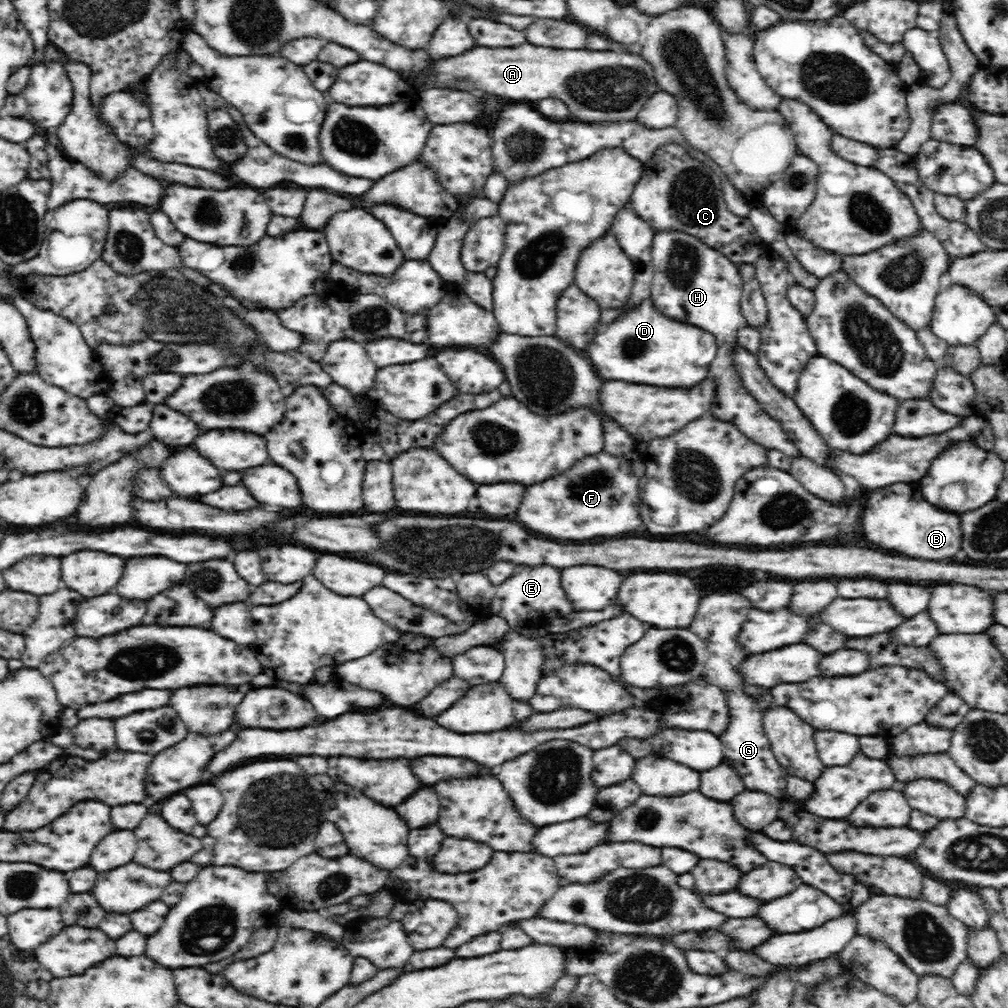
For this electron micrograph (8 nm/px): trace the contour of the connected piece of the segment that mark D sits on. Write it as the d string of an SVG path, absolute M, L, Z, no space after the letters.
M644 299L628 314L611 322L606 332L598 332L588 348L588 358L602 378L624 380L650 386L688 386L692 390L708 378L709 366L717 358L717 338L702 327L677 322L654 307L652 299Z

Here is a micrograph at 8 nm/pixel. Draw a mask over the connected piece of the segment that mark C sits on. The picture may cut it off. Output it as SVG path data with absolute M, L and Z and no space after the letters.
M670 143L660 147L647 163L643 163L642 178L636 183L629 202L634 206L634 214L648 222L654 232L684 231L714 247L736 265L755 265L766 247L752 221L747 216L735 215L726 206L722 198L721 173L686 145Z

